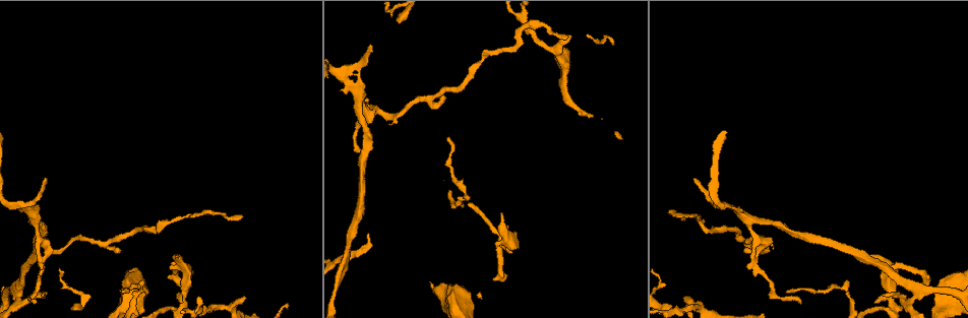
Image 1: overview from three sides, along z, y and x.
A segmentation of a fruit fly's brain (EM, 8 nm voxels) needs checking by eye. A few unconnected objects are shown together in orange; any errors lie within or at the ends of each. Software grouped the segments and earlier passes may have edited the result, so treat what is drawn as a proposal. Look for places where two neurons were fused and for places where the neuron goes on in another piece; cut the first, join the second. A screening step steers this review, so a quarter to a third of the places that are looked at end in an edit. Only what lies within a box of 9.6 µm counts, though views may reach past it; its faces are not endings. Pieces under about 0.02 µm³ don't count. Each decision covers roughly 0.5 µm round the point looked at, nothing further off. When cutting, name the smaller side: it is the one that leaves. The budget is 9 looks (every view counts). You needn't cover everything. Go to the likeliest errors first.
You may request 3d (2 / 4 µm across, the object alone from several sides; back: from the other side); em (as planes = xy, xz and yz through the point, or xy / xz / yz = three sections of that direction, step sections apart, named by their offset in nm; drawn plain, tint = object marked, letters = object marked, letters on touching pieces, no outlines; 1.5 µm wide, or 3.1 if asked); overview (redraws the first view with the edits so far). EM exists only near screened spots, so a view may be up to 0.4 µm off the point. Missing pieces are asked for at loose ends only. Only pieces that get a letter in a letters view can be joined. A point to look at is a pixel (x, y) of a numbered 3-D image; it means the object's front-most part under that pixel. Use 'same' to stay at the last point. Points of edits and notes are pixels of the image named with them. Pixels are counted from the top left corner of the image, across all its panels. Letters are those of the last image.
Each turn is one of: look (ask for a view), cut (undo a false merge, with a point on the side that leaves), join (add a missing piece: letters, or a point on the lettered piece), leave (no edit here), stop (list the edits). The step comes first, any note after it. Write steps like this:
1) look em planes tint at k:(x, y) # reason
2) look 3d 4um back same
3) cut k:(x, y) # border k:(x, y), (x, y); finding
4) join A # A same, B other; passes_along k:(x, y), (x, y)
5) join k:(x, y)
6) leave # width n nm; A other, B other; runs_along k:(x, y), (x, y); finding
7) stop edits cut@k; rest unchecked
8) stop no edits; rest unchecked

look 3d 4um at 1:(368, 233) # branch stops here

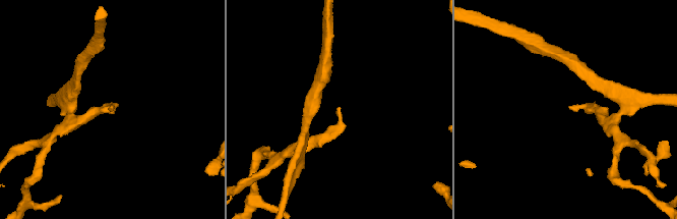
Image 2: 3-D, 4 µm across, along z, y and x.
look em yz step 8 letters at 2:(338, 109)

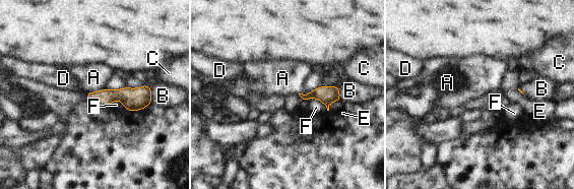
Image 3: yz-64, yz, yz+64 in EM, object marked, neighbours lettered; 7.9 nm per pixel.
leave # A other, B other, C other, D other, E other, F other; runs_along 3:(148, 91), (142, 96), (88, 96); no lettered piece goes on from it

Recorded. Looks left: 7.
look 3d 4um at 1:(246, 298) # an open end

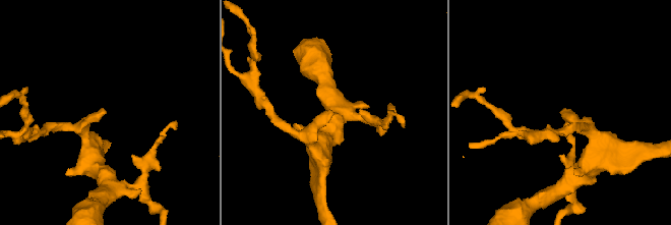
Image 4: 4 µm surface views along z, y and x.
look em planes tint at 4:(104, 113) # now the EM

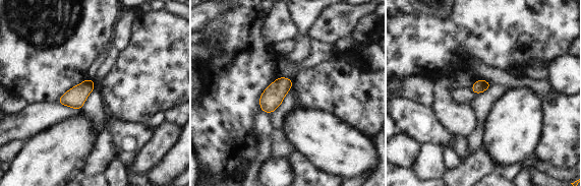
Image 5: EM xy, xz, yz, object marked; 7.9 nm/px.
look em planes letters same

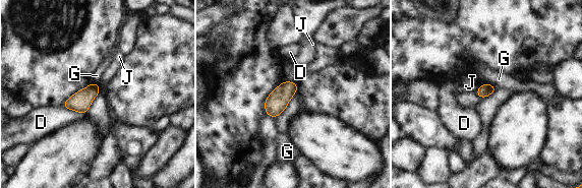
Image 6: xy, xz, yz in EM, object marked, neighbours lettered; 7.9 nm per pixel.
leave # D other, G other, J other; border 6:(485, 82), (475, 91); no lettered piece goes on from it

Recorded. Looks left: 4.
look em xz step 4 letters at 1:(567, 38) # an open end

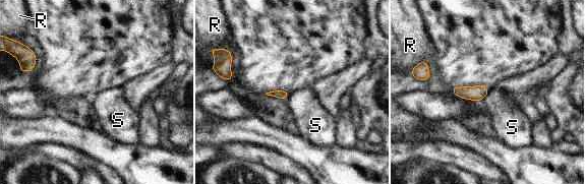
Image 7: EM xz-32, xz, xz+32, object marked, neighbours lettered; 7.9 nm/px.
look em yz step 8 letters same # cut it another way

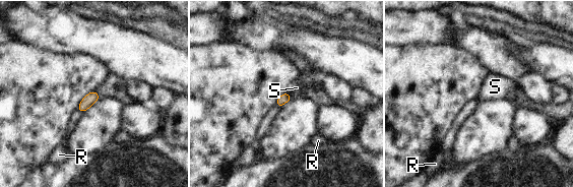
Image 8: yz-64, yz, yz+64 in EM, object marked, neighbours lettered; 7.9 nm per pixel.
leave # R other, S other; border 8:(287, 92), (292, 99); no lettered piece goes on from it

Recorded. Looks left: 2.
look 3d 2um at 1:(892, 308) # sharp bend

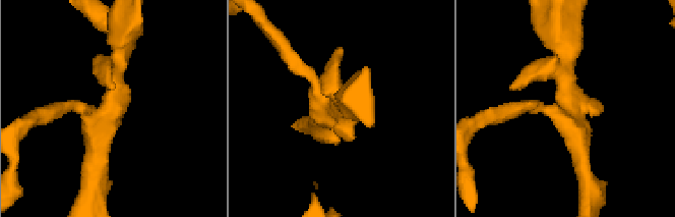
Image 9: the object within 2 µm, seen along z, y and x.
look em yz step 4 letters at 9:(109, 110)

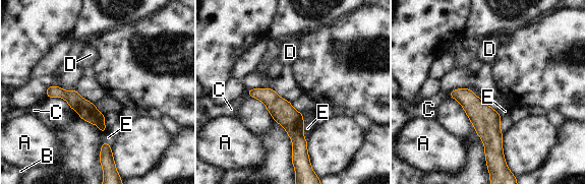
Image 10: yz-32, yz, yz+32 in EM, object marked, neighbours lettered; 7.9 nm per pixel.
leave # A other, B other, C other, D other, E other; border 10:(497, 111), (500, 130), (503, 134); continuous, no second neuron

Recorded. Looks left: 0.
stop no edits; rest unchecked

